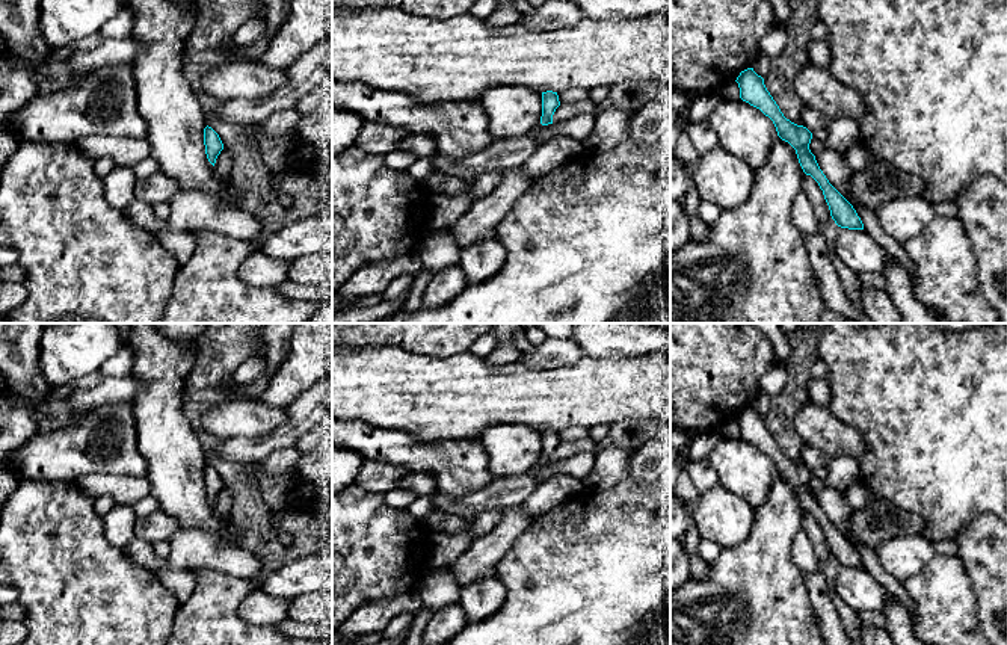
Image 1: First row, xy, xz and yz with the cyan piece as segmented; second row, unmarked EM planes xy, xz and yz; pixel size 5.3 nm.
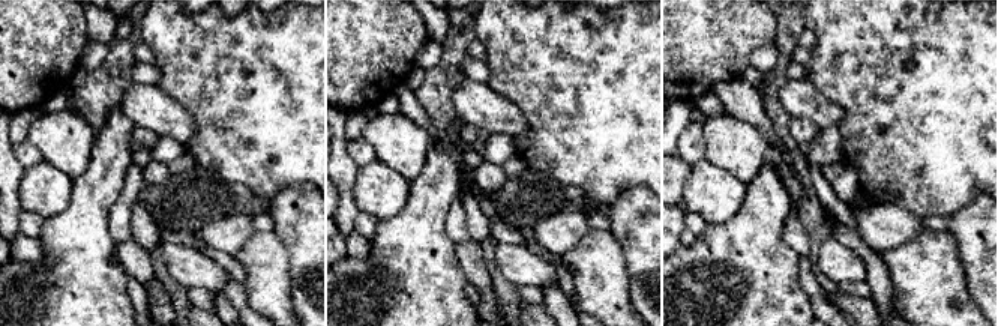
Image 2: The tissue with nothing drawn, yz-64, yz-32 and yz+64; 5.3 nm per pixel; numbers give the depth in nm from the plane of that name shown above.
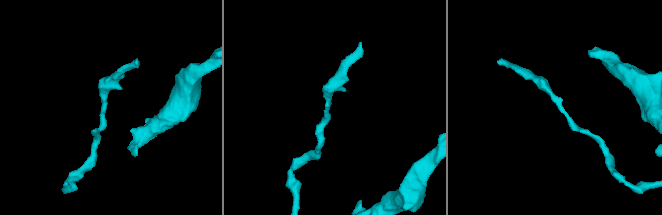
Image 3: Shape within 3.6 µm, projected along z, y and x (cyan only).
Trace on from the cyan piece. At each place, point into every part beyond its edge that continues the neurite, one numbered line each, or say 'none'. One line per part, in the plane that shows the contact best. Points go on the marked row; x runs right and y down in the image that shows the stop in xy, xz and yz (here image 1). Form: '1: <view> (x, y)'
none

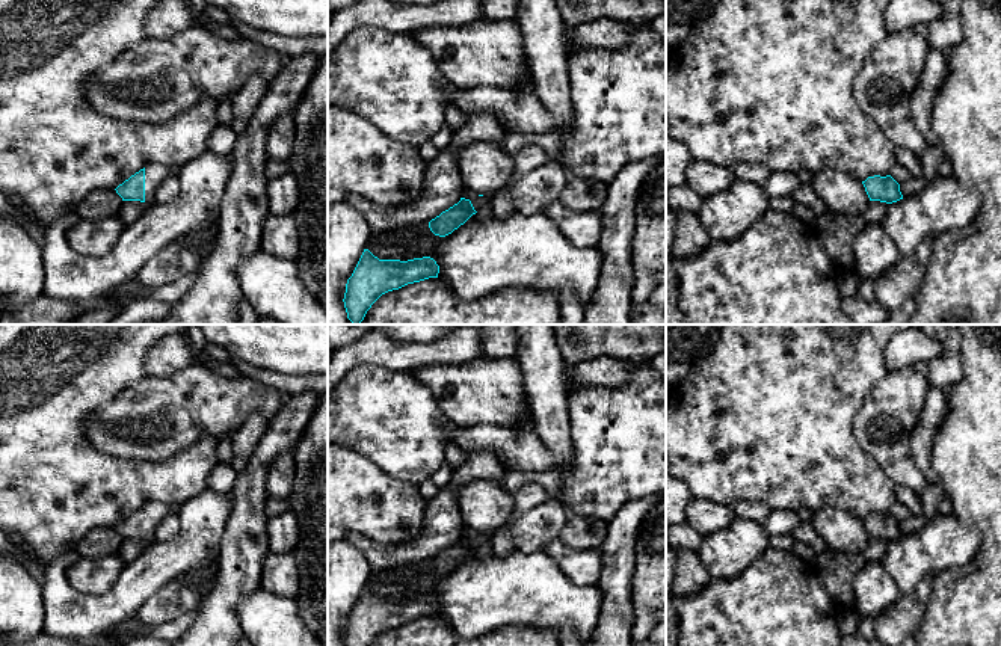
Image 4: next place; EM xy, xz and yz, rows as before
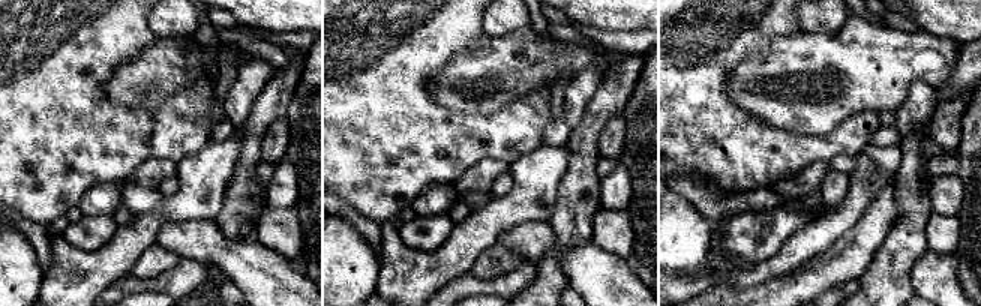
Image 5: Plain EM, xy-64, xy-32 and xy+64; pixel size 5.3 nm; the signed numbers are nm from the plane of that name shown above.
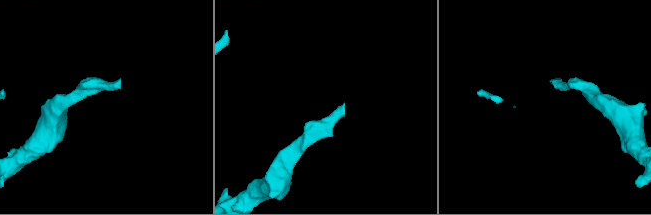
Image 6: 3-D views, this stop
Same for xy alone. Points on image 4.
1: xy (154, 174)

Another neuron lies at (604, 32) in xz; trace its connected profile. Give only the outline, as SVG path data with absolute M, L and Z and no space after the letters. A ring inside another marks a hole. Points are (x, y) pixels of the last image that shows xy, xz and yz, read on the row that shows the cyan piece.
M598 18L574 29L572 42L580 47L618 48L631 41L631 24L613 18Z

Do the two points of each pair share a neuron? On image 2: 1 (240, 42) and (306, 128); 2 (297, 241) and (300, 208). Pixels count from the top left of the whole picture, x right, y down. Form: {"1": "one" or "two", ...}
{"1": "one", "2": "one"}

